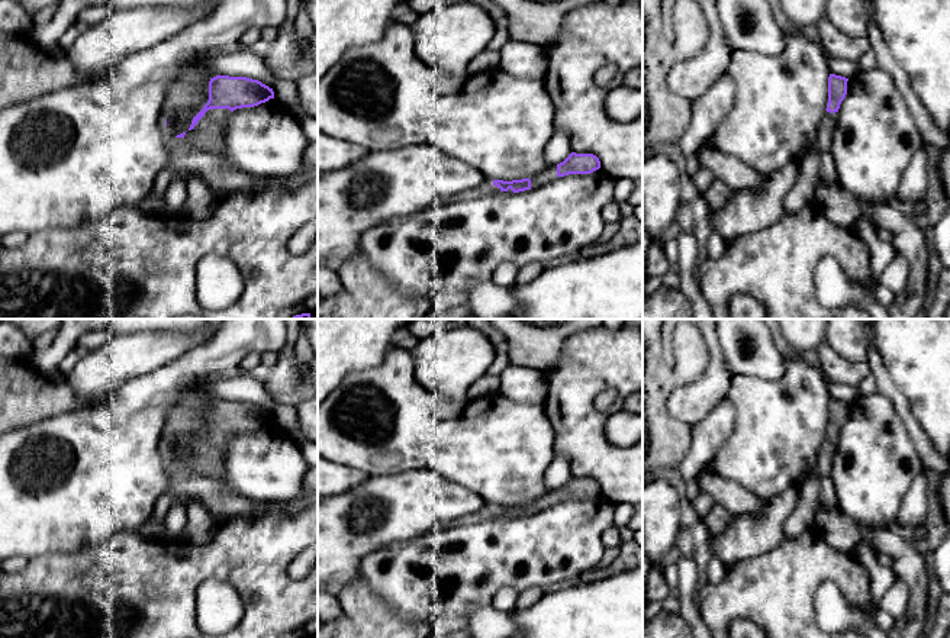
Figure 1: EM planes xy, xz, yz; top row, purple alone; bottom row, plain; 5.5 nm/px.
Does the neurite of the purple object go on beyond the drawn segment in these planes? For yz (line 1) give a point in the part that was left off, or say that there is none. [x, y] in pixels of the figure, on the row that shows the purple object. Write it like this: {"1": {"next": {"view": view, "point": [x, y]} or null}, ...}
{"1": {"next": {"view": "yz", "point": [825, 131]}}}

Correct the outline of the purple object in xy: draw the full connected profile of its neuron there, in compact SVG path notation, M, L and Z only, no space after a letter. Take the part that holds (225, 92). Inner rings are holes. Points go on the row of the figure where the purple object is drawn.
M216 75L209 81L209 100L193 117L189 132L175 138L184 138L191 149L202 149L216 155L225 155L225 128L231 113L242 107L254 107L274 99L274 91L258 80L247 77Z

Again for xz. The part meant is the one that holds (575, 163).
M571 152L563 162L557 165L550 164L544 171L534 174L529 178L512 181L484 178L484 181L480 183L476 188L464 191L445 203L438 203L437 206L448 204L463 199L468 200L473 197L483 197L497 191L519 193L525 190L534 190L555 180L557 177L564 177L569 174L590 174L599 168L600 161L596 155Z

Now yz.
M830 74L828 77L828 103L827 112L818 128L818 149L819 152L831 152L834 129L837 126L837 116L841 102L847 94L848 78Z

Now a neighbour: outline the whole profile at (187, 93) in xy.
M206 57L183 65L168 84L164 97L167 125L162 130L174 152L183 154L191 149L178 135L189 132L193 117L207 103L209 81L216 75Z

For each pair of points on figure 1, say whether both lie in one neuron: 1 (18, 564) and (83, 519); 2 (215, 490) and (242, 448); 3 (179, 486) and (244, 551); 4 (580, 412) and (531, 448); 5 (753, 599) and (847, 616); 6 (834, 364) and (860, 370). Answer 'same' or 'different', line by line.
1: different
2: different
3: different
4: different
5: different
6: same

